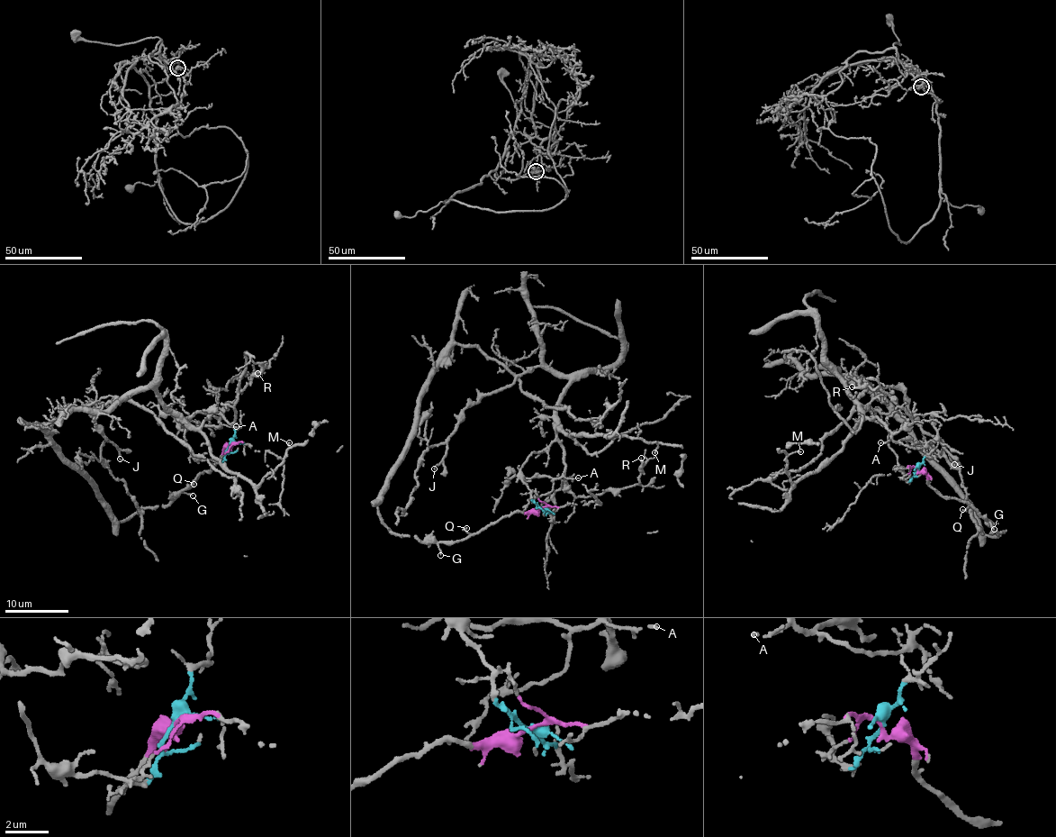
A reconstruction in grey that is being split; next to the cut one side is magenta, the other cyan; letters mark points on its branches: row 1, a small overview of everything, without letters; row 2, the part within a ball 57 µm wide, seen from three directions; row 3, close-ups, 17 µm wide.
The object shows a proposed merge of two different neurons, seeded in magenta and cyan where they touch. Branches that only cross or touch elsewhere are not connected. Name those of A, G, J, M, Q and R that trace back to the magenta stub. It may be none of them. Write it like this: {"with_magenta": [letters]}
{"with_magenta": ["G", "Q"]}

